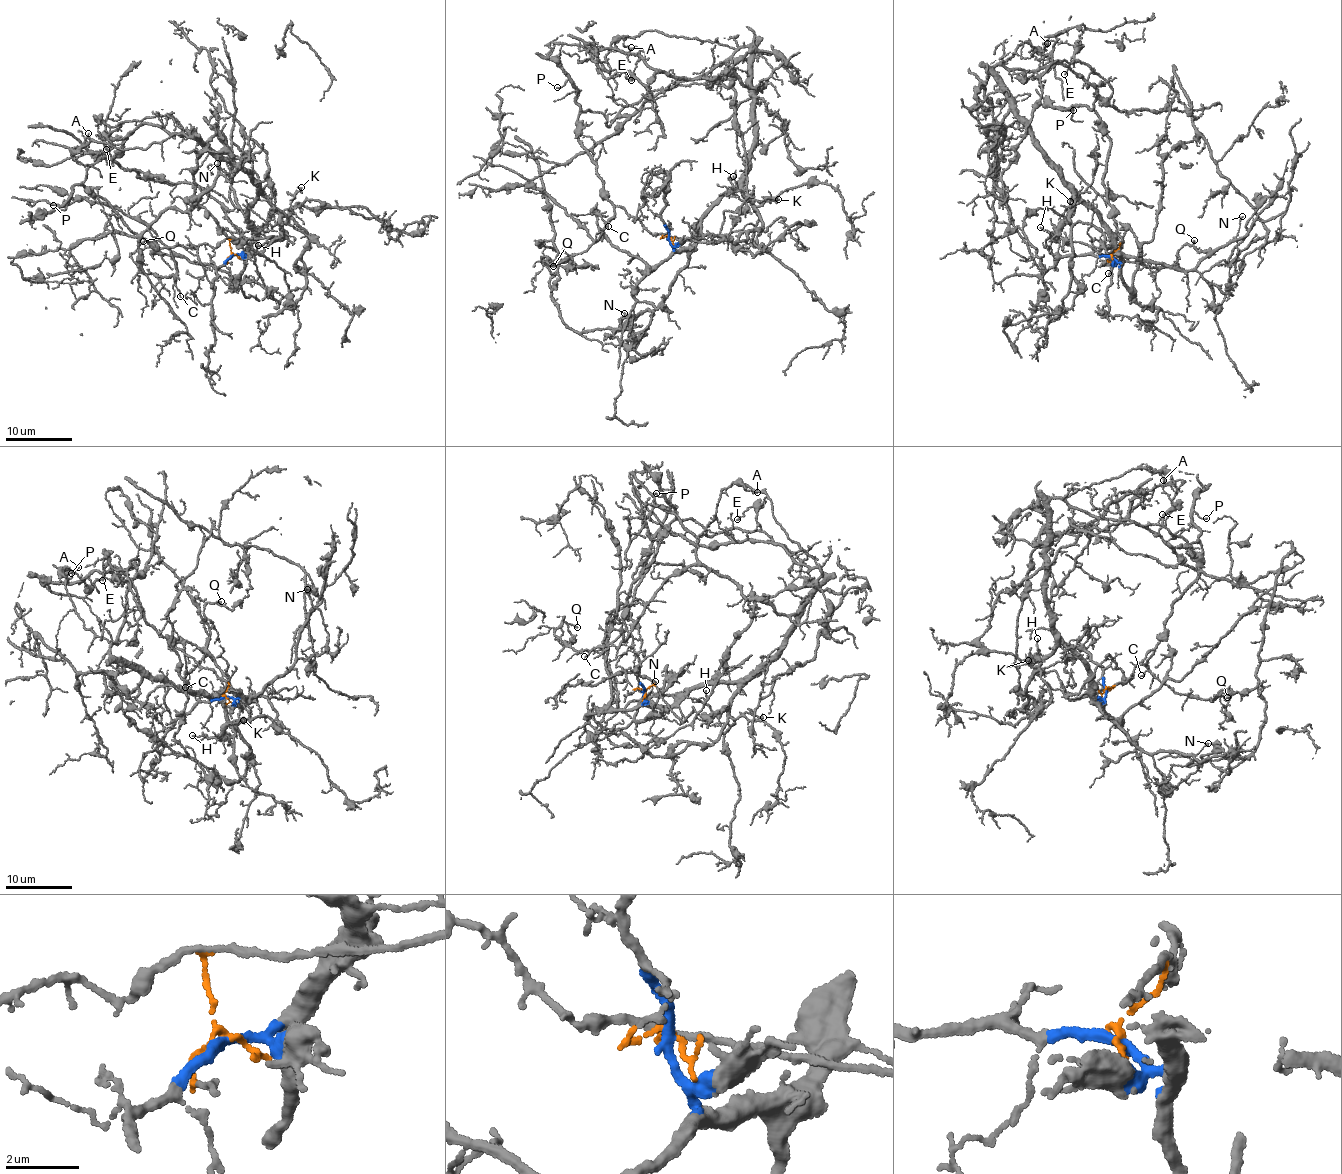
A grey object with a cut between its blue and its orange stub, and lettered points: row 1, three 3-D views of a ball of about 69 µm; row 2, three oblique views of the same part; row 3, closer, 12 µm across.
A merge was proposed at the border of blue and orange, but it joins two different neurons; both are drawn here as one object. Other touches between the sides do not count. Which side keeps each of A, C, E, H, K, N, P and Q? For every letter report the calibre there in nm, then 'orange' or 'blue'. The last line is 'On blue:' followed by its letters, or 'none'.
A: 130 nm thick; blue
C: 120 nm thick; orange
E: 140 nm thick; orange
H: 120 nm thick; blue
K: 170 nm thick; blue
N: 140 nm thick; blue
P: 110 nm thick; orange
Q: 150 nm thick; orange
On blue: A, H, K, N

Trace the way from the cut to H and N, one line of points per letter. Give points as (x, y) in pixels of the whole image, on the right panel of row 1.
H: (1111, 257), (1122, 261), (1115, 238), (1103, 224), (1100, 211), (1076, 193), (1059, 231), (1053, 235), (1039, 227)
N: (1111, 257), (1120, 262), (1124, 256), (1187, 270), (1236, 235), (1241, 216)

